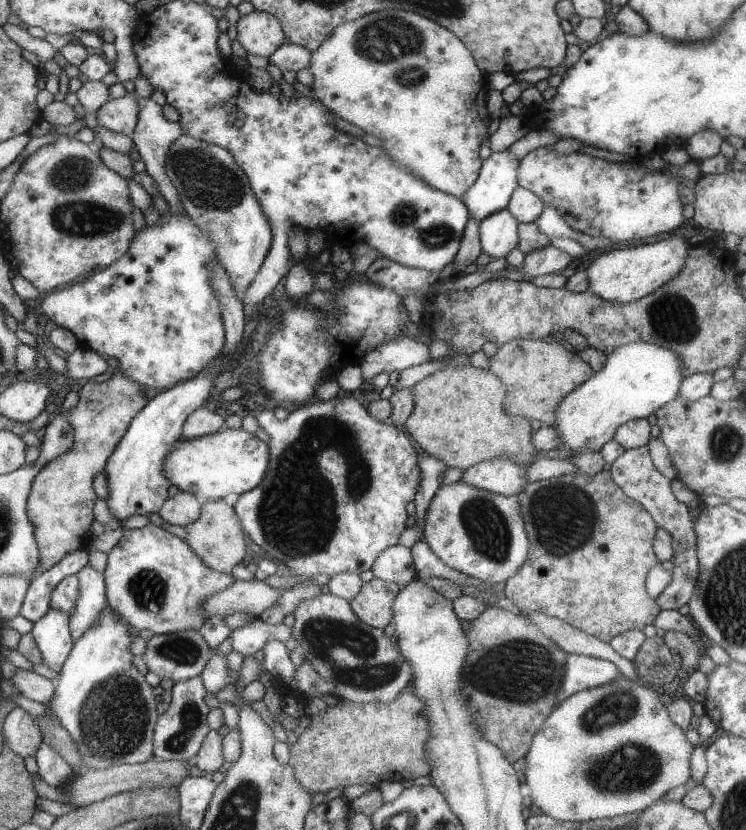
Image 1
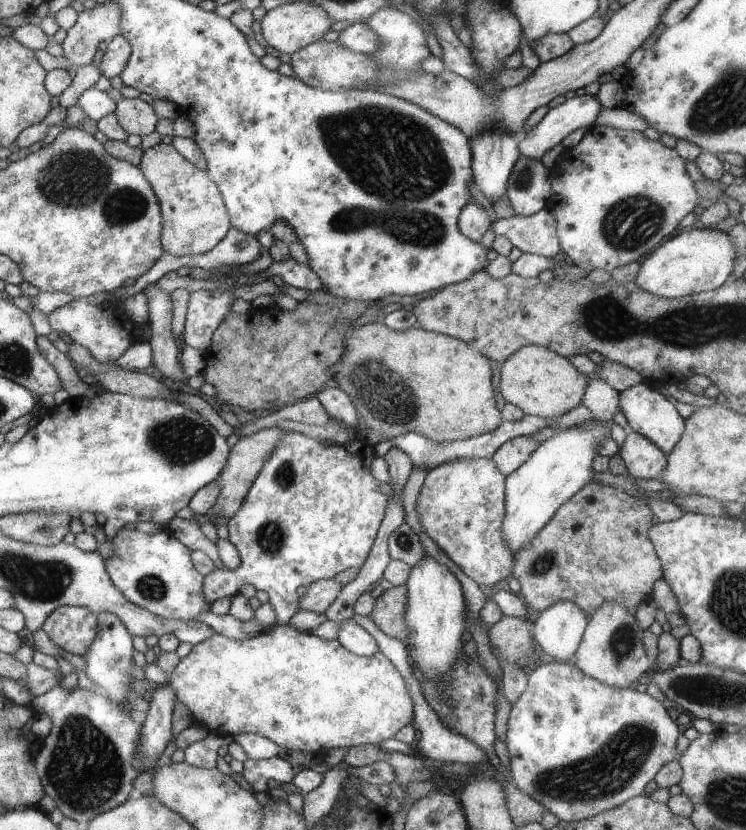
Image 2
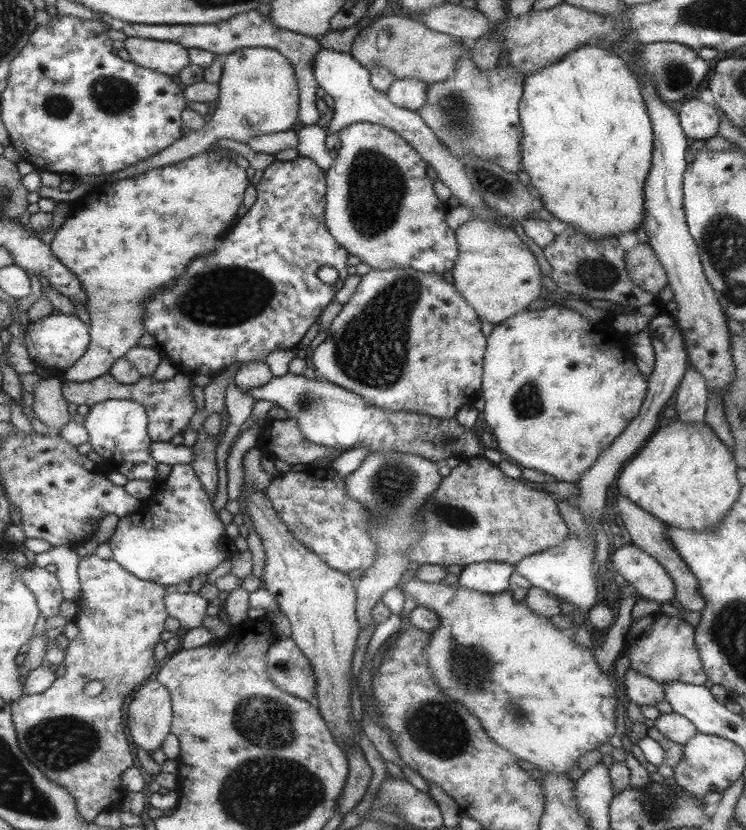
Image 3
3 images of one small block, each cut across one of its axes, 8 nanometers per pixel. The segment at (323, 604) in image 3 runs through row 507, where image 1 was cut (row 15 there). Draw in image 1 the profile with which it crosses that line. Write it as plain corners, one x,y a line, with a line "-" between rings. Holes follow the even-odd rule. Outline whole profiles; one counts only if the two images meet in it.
253,10
247,16
239,16
235,28
237,42
247,52
247,56
269,58
285,42
281,22
267,12

